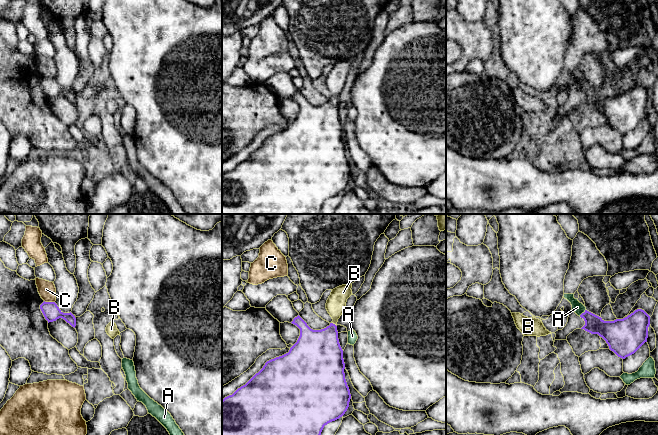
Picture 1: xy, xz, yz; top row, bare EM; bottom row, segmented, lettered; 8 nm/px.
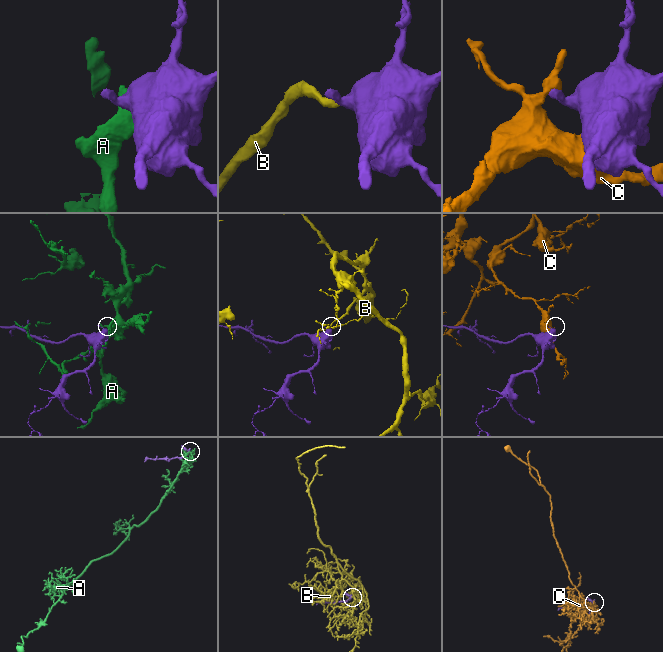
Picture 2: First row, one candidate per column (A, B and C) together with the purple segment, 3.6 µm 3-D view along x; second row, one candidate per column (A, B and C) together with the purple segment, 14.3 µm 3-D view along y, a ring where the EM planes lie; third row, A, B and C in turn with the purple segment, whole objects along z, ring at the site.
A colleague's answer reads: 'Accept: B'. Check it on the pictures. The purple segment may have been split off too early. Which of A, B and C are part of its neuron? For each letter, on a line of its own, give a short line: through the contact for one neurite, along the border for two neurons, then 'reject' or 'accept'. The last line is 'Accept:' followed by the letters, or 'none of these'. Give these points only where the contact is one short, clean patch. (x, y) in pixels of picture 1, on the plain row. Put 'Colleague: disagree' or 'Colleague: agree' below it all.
A: reject
B: line xz (319, 127), (323, 123), (334, 100), (336, 79); accept
C: reject
Accept: B
Colleague: agree

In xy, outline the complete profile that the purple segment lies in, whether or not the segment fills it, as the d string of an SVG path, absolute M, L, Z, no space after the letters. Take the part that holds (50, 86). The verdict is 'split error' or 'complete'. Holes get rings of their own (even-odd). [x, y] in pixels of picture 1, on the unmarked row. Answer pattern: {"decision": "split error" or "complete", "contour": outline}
{"decision": "complete", "contour": "M43 78L40 81L40 85L45 93L45 95L49 98L56 97L59 94L64 95L67 99L69 99L72 103L76 102L76 94L70 89L63 89L55 78Z"}

